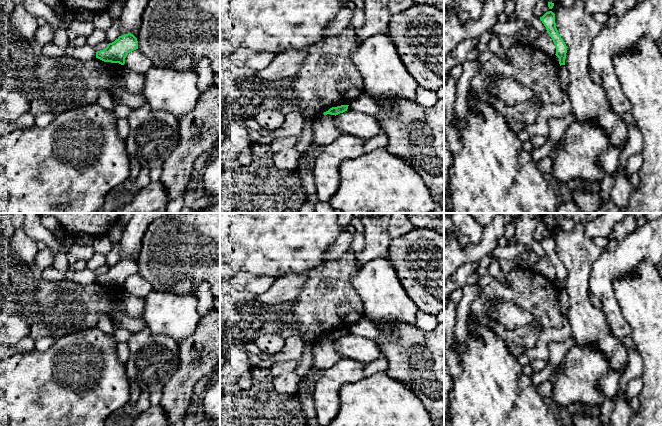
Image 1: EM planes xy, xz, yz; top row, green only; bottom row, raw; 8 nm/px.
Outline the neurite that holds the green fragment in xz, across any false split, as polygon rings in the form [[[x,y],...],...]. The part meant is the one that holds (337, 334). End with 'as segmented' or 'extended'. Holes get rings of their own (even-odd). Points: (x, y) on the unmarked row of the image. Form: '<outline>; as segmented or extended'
[[[341,329],[337,331],[332,331],[328,335],[324,336],[324,339],[331,338],[331,339],[338,339],[340,337],[343,337],[347,335],[349,329]]]; as segmented

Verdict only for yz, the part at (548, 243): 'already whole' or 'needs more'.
already whole

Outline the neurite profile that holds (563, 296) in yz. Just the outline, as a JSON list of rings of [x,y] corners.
[[[561,289],[559,293],[559,305],[560,305],[560,310],[562,313],[562,316],[568,316],[568,311],[569,311],[569,300],[568,300],[568,294],[565,289]]]

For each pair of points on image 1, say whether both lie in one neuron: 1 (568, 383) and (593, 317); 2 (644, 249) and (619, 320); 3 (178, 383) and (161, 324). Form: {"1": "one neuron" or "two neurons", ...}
{"1": "two neurons", "2": "one neuron", "3": "two neurons"}

